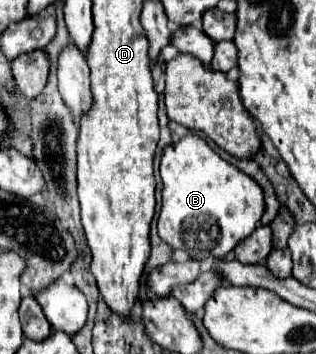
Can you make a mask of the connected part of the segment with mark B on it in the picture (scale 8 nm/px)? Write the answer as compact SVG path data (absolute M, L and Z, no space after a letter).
M189 134L165 146L159 168L163 178L163 206L157 226L161 240L167 242L171 248L185 250L191 258L207 258L211 254L213 258L223 258L257 228L257 222L265 210L263 190L247 174L219 158L203 138Z

